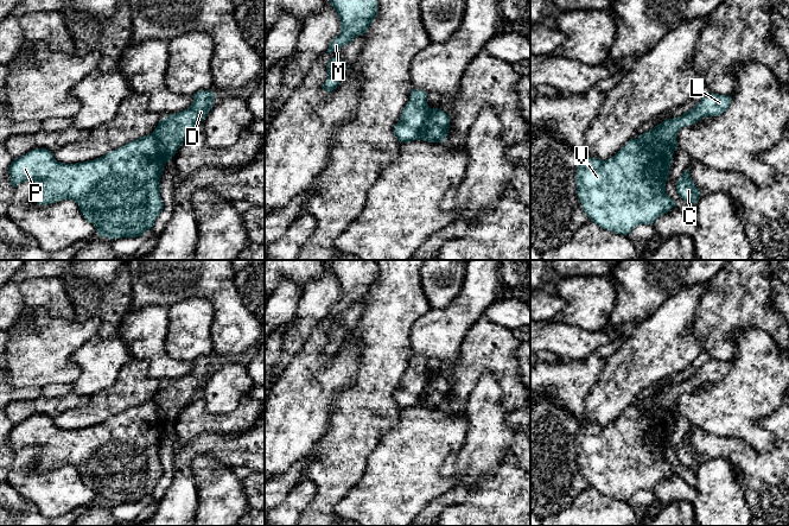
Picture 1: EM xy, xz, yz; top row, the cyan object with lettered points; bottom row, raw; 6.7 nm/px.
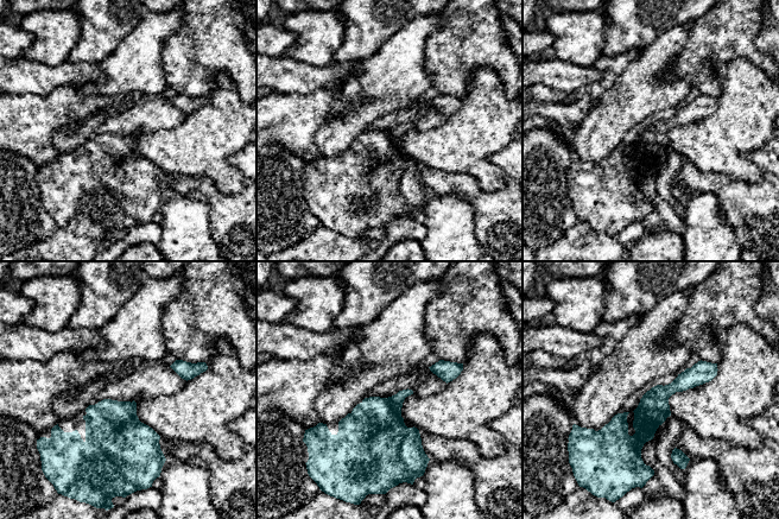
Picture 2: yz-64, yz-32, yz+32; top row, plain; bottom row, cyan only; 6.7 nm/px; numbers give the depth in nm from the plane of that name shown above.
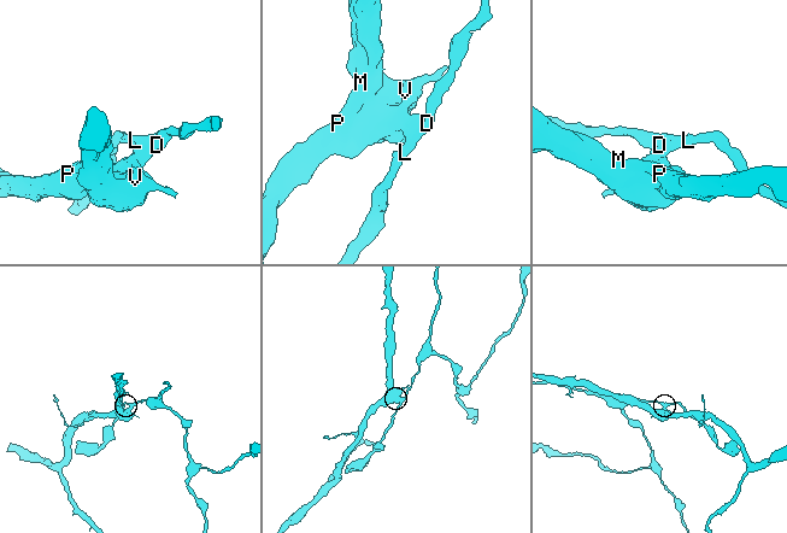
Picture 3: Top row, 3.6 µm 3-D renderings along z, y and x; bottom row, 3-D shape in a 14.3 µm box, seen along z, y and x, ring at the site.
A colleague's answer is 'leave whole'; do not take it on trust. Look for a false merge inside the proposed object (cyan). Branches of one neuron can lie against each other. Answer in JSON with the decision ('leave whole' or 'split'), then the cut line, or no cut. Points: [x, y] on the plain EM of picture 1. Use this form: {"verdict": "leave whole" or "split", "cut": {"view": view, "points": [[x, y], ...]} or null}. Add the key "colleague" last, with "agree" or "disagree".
{"verdict": "split", "cut": {"view": "xz", "points": [[431, 375], [418, 404]]}, "colleague": "disagree"}

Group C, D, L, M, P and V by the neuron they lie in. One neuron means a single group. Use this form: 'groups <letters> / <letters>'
groups C M P V / D L

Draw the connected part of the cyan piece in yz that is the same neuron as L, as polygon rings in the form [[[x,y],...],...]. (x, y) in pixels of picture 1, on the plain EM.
[[[708,360],[694,374],[686,378],[682,382],[666,385],[662,389],[655,392],[653,398],[661,414],[673,420],[677,413],[676,400],[688,391],[695,391],[704,384],[721,381],[731,370],[730,361]]]

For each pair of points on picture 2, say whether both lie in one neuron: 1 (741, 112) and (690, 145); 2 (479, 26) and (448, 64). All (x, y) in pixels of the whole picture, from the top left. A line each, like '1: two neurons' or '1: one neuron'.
1: one neuron
2: one neuron

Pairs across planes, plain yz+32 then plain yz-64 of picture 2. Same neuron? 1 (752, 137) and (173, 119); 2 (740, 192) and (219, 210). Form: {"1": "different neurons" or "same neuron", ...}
{"1": "different neurons", "2": "same neuron"}

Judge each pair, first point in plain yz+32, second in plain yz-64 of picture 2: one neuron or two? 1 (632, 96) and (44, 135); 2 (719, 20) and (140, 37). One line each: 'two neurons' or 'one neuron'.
1: two neurons
2: two neurons

